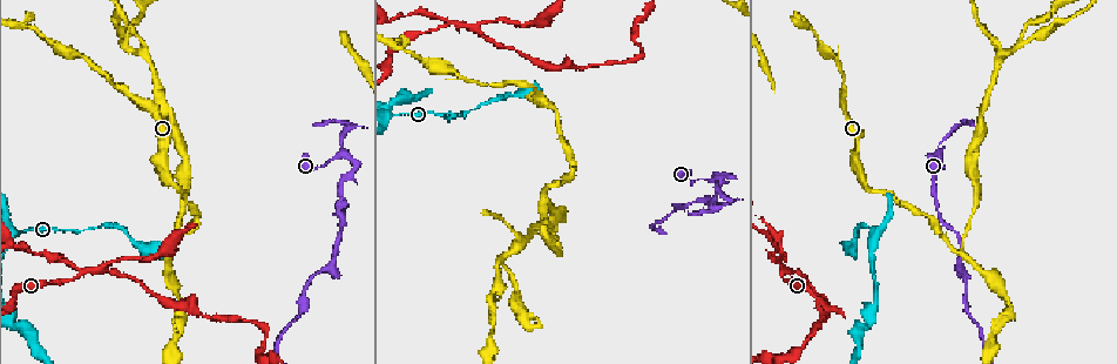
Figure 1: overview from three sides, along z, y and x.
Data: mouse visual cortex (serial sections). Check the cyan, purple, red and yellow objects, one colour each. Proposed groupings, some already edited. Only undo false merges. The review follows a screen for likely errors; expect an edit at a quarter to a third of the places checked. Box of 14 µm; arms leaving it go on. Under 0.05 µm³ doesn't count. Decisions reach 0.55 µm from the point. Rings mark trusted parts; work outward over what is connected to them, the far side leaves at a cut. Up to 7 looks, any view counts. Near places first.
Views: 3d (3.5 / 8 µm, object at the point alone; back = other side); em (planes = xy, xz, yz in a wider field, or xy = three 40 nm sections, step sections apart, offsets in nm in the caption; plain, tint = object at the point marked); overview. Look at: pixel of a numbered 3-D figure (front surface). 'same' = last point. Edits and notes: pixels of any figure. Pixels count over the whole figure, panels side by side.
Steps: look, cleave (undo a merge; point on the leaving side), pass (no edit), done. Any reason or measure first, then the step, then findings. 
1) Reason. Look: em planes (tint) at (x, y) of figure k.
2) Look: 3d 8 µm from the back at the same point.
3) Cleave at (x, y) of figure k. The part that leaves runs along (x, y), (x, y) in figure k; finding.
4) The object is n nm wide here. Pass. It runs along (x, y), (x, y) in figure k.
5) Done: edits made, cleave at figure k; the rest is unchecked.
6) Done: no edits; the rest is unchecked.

Three arms meet. Look: 3d 8 µm at (869, 231) of figure 1.

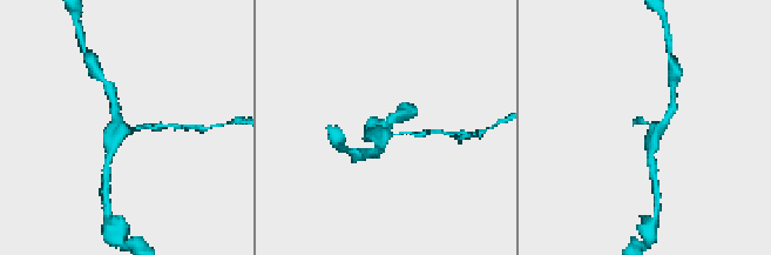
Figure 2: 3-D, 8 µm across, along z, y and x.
3 arms meet here; the arms are 150, 250, 300 nm wide; shape alone is not enough. Look: em xy step 3 (tint) at (652, 128) of figure 2.

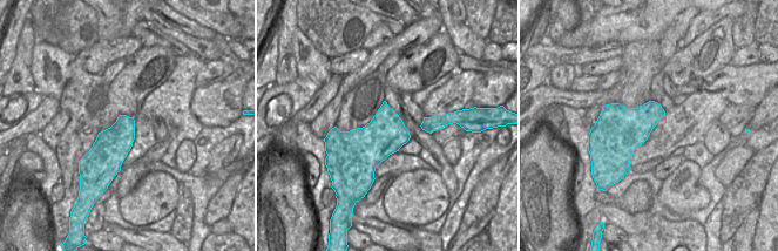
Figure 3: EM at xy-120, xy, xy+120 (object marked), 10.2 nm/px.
Pass. It runs along (159, 126), (122, 132), (108, 158) in figure 2; one cell here.

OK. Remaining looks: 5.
Branch point. Look: 3d 3.5 µm at (99, 267) of figure 1.

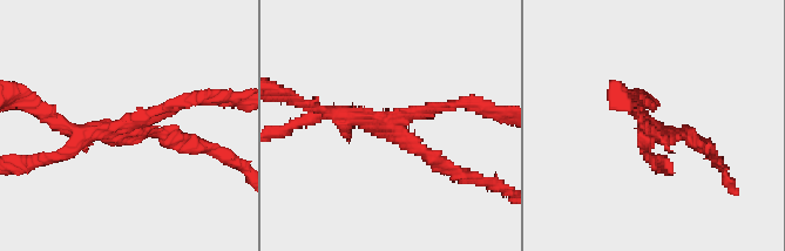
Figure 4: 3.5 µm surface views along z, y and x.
3 arms meet here; the arms are 150, 150, 150 nm wide. Look: em planes (tint) at (125, 129) of figure 4.

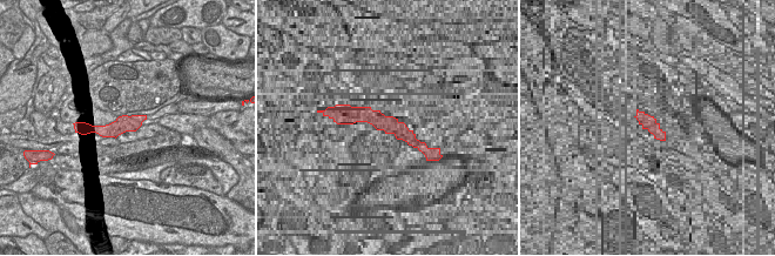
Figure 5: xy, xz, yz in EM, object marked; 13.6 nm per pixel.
Cleave at (173, 128) of figure 4. The part that leaves runs along (349, 115), (388, 124), (446, 170) in figure 4; a second cell is stuck on.

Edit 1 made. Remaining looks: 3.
See it whole again. Look: overview.

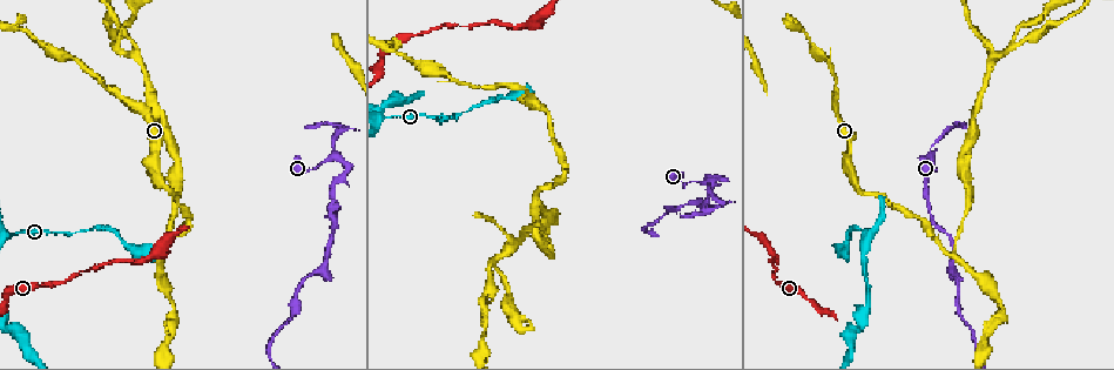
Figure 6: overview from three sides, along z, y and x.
Branch point. Look: 3d 3.5 µm from the back at (949, 267) of figure 6.

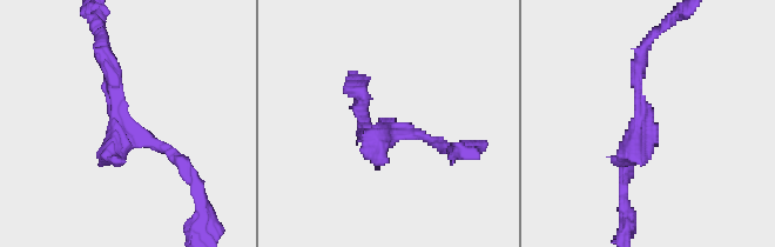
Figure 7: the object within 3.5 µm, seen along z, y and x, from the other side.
Now the EM. Look: em xy step 3 (tint) at (126, 127) of figure 7.

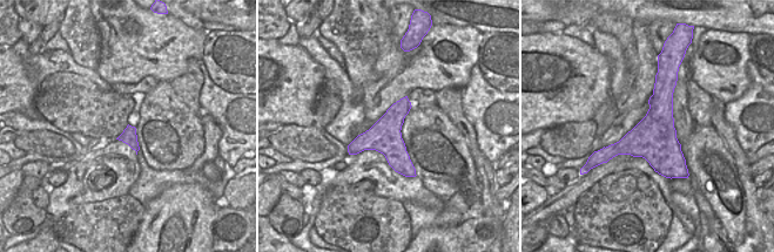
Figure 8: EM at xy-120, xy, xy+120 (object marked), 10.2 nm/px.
Pass. It runs along (103, 54), (121, 119), (186, 169) in figure 7; all the same cell.

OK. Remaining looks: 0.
Done: edits made, cleave at figure 4; the rest is unchecked.

